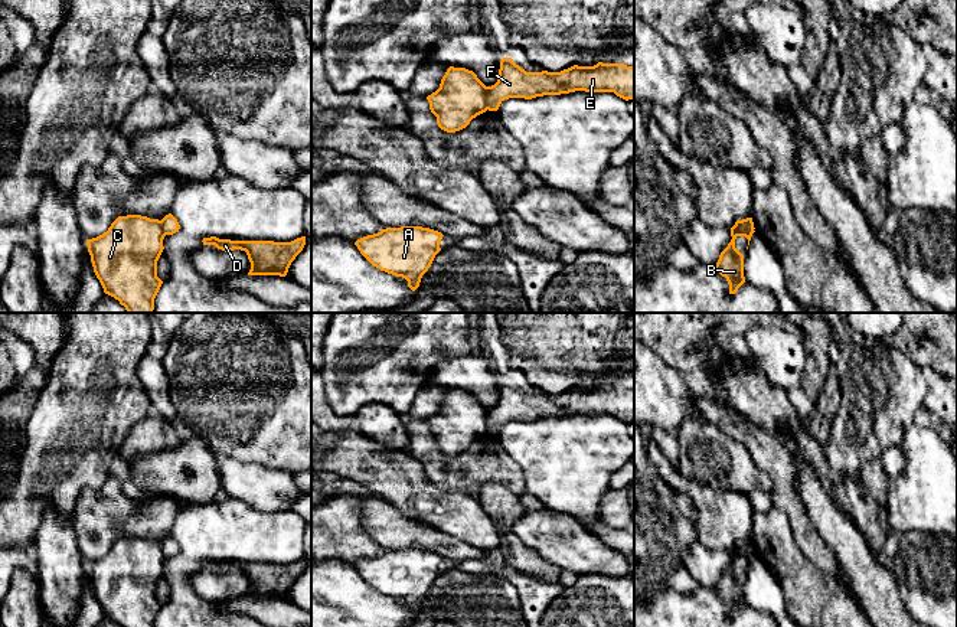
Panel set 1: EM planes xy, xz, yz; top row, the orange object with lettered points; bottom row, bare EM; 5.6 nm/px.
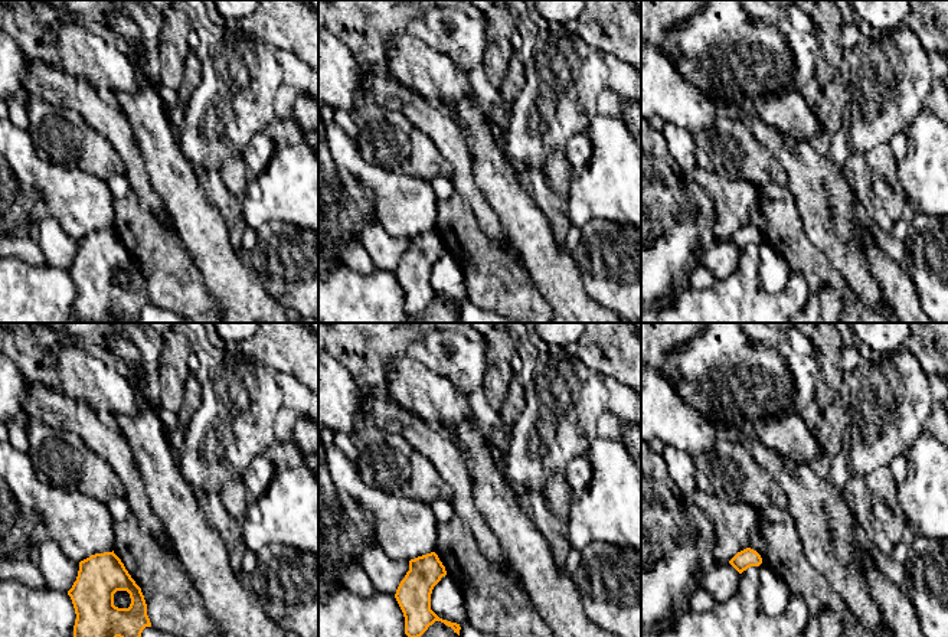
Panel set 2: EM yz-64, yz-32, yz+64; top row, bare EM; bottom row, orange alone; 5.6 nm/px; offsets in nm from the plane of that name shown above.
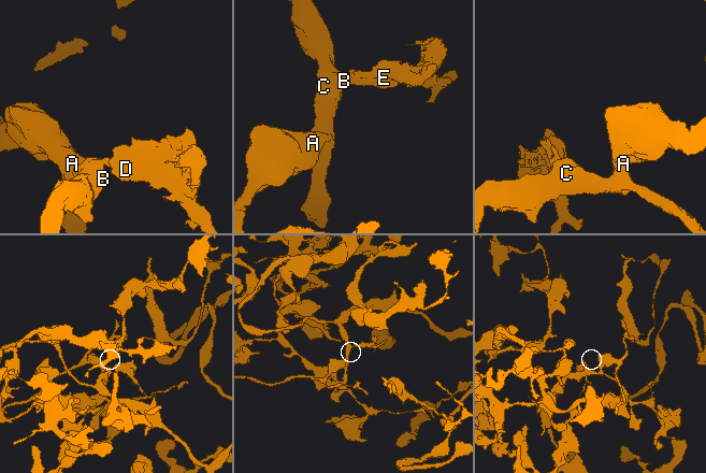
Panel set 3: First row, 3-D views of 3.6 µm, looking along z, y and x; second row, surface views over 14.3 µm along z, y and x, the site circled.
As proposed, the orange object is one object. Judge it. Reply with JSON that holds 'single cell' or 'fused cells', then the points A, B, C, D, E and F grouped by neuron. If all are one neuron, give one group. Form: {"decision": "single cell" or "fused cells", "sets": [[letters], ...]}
{"decision": "fused cells", "sets": [["A", "B", "C"], ["D", "E", "F"]]}

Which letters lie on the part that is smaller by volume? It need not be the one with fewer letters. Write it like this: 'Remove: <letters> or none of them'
Remove: D, E, F

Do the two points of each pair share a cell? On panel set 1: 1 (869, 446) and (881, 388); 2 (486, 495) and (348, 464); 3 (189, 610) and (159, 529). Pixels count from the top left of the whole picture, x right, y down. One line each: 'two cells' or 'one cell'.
1: one cell
2: two cells
3: two cells

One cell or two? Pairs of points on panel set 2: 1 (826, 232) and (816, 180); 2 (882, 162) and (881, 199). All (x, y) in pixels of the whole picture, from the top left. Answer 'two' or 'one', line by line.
1: one
2: one

